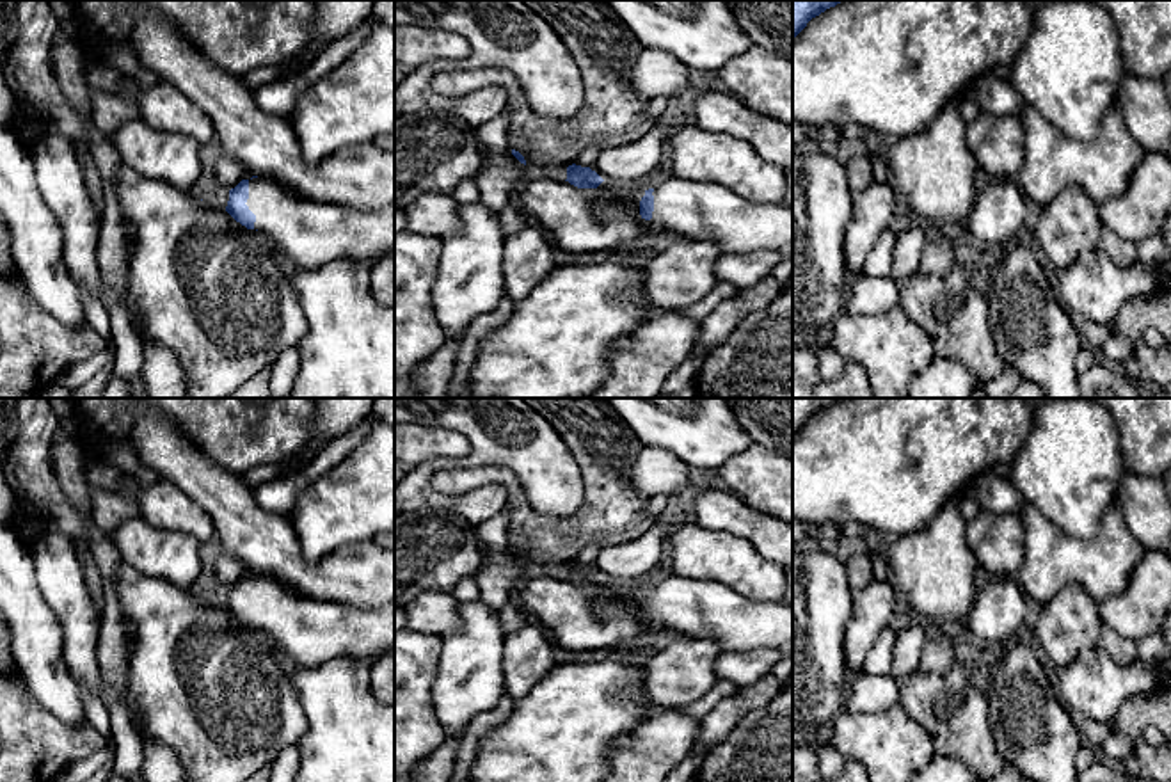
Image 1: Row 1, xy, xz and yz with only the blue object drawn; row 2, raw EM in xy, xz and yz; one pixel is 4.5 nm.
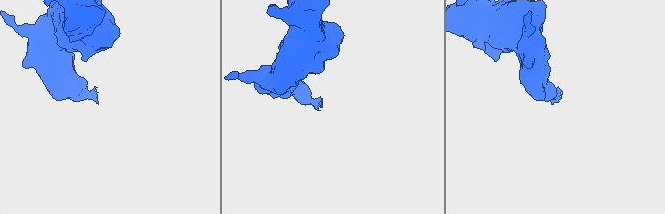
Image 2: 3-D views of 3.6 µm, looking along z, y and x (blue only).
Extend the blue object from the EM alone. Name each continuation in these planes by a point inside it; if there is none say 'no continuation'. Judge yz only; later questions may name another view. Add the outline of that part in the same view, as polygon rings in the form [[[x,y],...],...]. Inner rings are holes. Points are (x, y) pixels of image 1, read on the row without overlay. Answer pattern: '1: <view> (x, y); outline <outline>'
no continuation

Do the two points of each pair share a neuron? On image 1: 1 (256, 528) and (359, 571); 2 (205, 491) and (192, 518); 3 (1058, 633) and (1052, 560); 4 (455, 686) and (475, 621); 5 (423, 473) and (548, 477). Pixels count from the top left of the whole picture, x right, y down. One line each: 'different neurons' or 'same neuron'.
1: same neuron
2: different neurons
3: different neurons
4: same neuron
5: same neuron

